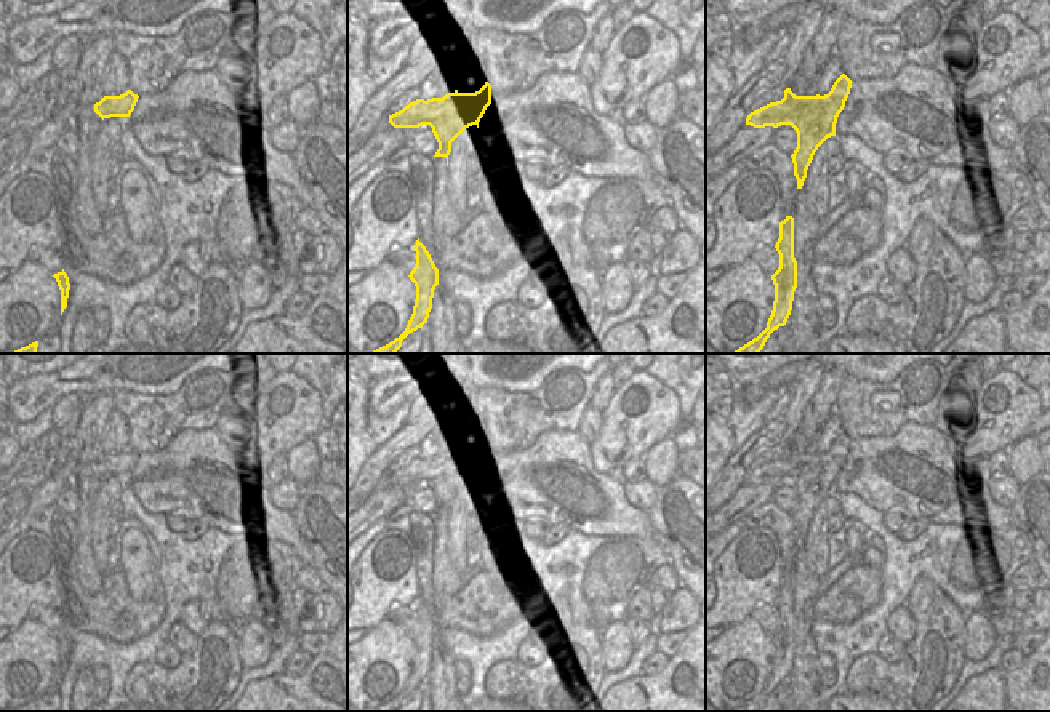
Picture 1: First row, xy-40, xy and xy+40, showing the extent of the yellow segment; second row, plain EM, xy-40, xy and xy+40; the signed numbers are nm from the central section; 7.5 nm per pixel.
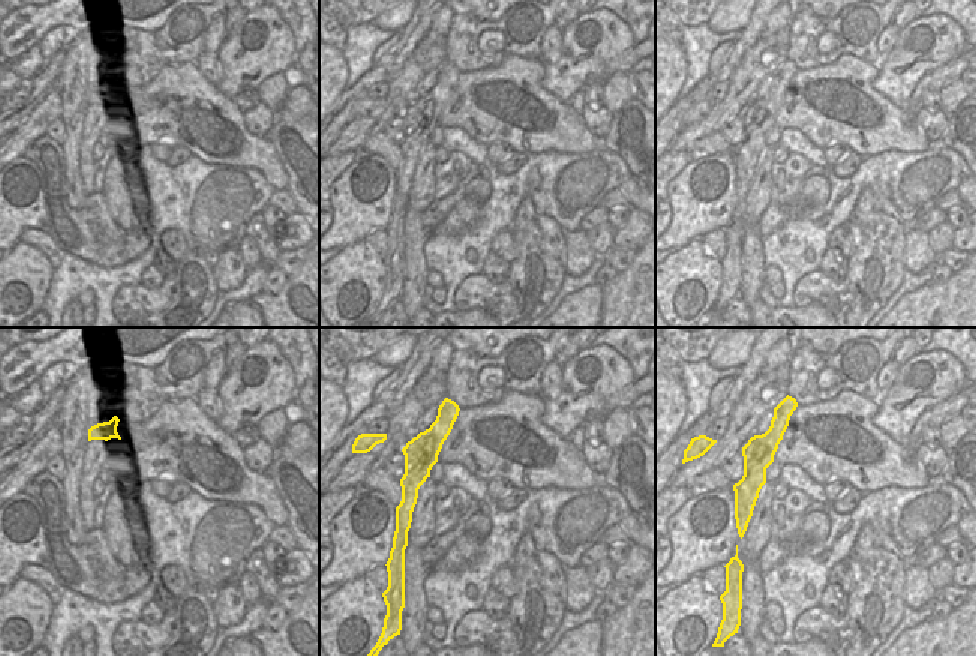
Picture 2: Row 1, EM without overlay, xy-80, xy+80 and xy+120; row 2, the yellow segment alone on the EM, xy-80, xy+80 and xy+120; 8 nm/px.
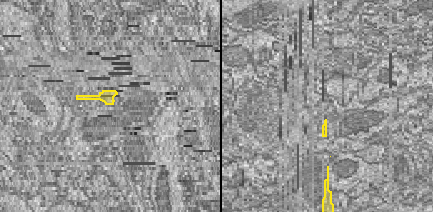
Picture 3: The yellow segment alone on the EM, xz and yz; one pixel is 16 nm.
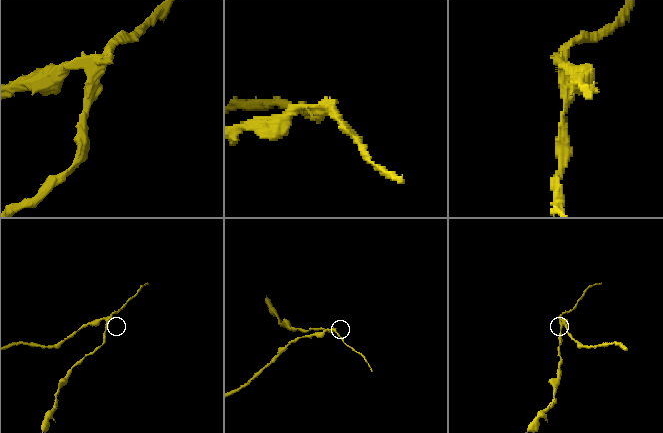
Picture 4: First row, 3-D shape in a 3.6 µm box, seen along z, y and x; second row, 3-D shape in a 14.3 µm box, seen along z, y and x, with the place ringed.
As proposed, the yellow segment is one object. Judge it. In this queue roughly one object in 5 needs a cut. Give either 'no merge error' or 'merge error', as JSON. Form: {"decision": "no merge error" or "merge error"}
{"decision": "merge error"}

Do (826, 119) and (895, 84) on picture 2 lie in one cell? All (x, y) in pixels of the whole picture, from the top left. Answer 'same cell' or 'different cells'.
different cells

